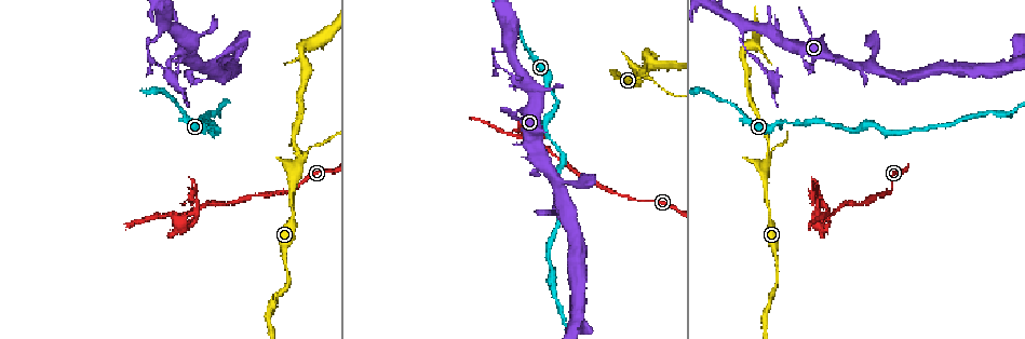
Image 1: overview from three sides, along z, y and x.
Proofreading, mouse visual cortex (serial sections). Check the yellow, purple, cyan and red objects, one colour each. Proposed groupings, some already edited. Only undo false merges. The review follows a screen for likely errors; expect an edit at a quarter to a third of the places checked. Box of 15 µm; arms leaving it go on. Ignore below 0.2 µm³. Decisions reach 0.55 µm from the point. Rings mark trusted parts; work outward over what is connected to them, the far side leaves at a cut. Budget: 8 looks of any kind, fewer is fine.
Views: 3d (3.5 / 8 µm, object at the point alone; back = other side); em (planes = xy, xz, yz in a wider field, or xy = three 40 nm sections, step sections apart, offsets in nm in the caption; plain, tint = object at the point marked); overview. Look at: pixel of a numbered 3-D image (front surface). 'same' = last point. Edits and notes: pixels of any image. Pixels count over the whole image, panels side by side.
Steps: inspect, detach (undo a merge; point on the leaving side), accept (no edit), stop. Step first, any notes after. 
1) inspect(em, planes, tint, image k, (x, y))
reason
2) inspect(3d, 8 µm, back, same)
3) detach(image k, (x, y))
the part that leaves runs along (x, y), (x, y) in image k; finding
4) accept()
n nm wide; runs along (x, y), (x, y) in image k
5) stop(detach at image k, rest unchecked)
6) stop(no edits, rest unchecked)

inspect(3d, 3.5 µm, image 1, (829, 217))
abrupt turn

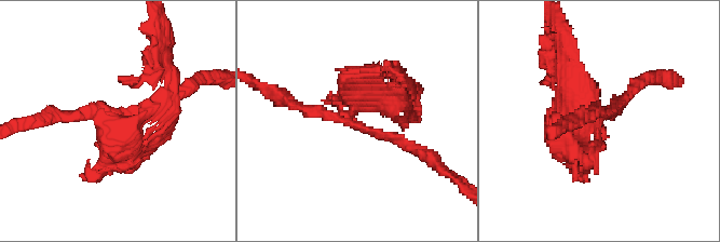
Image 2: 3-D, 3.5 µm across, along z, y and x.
inspect(em, xy, step 2, tint, image 2, (358, 124))

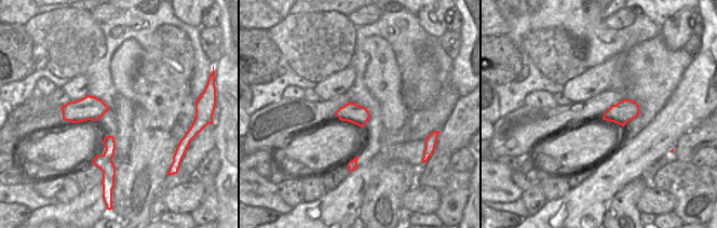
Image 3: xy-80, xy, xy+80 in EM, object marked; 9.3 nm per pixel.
inspect(em, planes, tint, same)

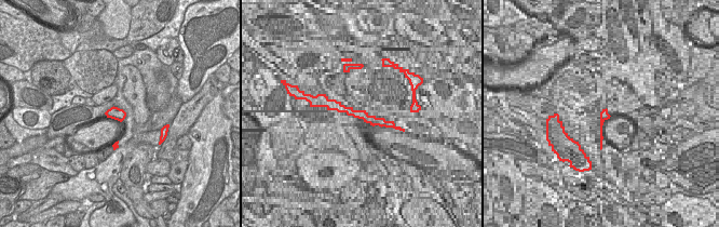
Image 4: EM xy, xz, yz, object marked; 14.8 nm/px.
detach(image 2, (356, 98))
a second cell is stuck on

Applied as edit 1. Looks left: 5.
inspect(overview)
redraw

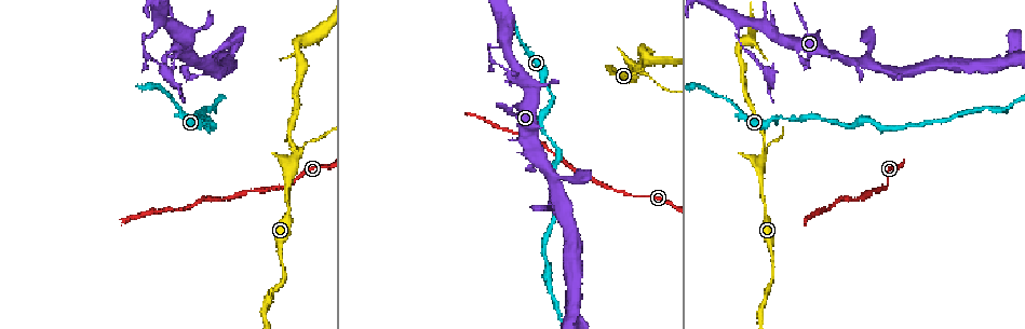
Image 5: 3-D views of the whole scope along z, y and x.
inspect(3d, 3.5 µm, image 5, (292, 162))
a fork

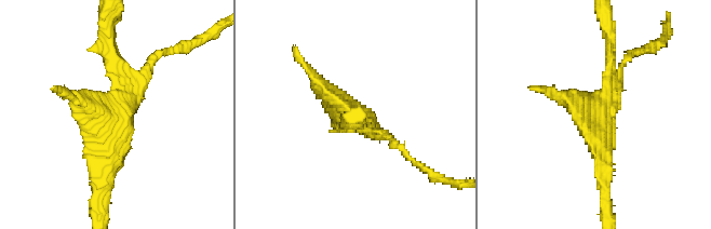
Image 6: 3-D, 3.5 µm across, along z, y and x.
inspect(em, xy, step 1, tint, image 6, (117, 105))

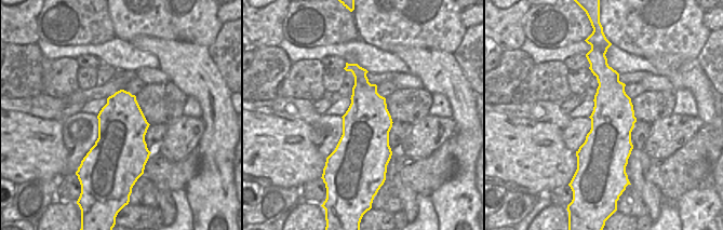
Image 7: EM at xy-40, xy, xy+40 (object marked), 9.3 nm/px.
accept()
runs along (102, 176), (118, 120), (108, 34) in image 6; all the same cell

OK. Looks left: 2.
inspect(3d, 3.5 µm, image 5, (296, 47))
sharp bend

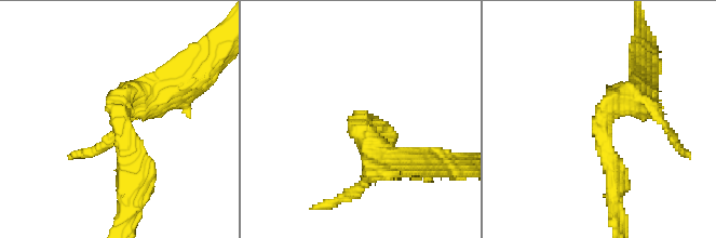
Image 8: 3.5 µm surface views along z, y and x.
inspect(em, xy, step 1, tint, image 8, (361, 117))
arms of 300, 350 nm; now the EM

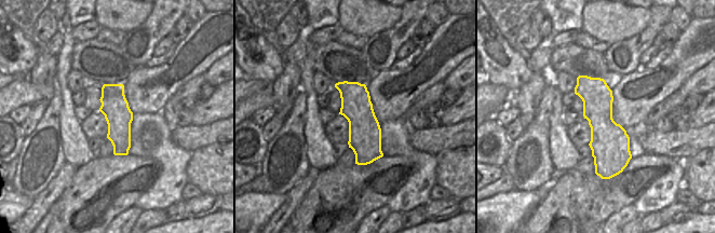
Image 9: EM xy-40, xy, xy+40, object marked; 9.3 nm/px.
accept()
runs along (340, 84), (362, 119), (364, 162) in image 9; continuous, no second cell

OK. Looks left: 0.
stop(detach at image 2, rest unchecked)

